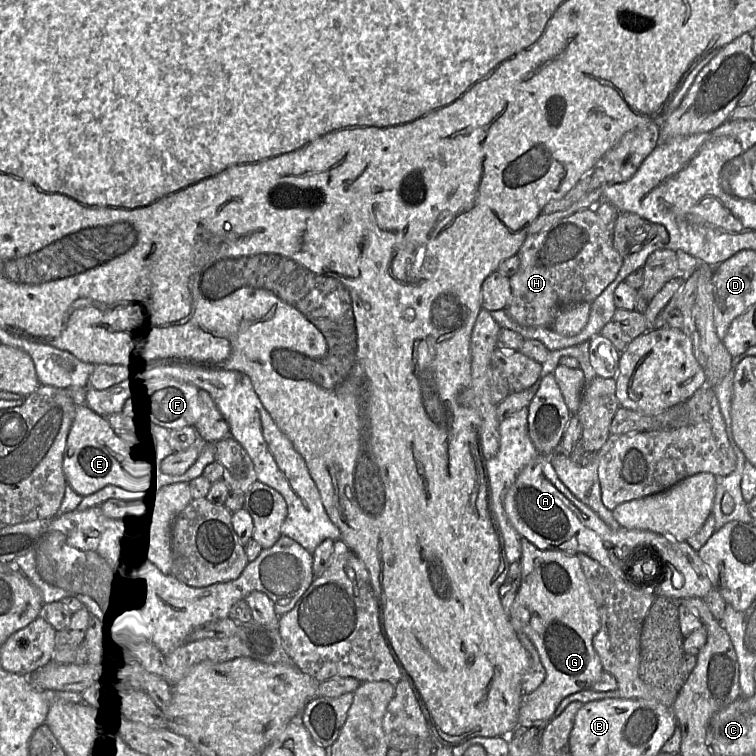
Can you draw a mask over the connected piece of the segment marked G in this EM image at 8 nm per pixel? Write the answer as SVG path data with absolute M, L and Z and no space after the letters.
M522 537L521 549L521 583L509 617L514 630L524 633L533 643L546 676L538 688L524 696L518 726L544 729L556 717L555 710L565 697L590 689L603 673L593 648L600 616L577 556L540 550Z

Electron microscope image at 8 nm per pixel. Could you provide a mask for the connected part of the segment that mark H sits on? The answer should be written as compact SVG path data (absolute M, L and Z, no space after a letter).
M594 208L577 211L539 233L528 234L517 256L520 264L515 274L509 277L511 298L506 310L512 320L525 327L551 327L562 307L583 302L591 304L615 279L623 264L623 257L614 248L613 237Z

